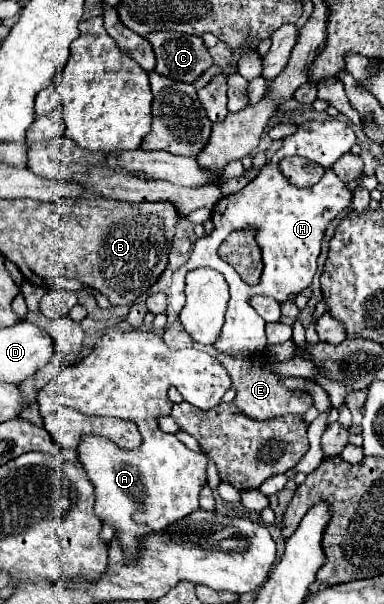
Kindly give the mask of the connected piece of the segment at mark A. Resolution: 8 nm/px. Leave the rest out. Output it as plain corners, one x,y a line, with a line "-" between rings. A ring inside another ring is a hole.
125,332
125,334
107,334
103,336
97,344
95,350
79,360
75,366
67,366
61,370
61,374
49,382
45,388
39,390
37,404
41,416
47,416
57,410
57,406
69,406
75,408
81,414
87,416
117,416
117,418
127,418
137,424
143,444
135,450
123,450
115,446
111,440
101,438
101,436
87,436
79,444
79,460
83,468
87,470
87,476
91,478
91,484
95,486
95,514
103,524
109,524
117,532
117,540
123,546
123,552
129,560
139,560
139,554
143,550
145,538
165,532
171,524
187,518
187,514
199,510
199,494
201,488
207,484
207,456
203,452
193,452
189,450
183,442
179,442
175,436
165,434
157,426
157,416
169,414
171,412
171,400
167,398
169,386
179,388
183,398
197,408
209,410
217,406
223,398
223,394
231,388
231,376
219,360
213,356
199,352
199,350
169,350
163,342
163,338
155,332

